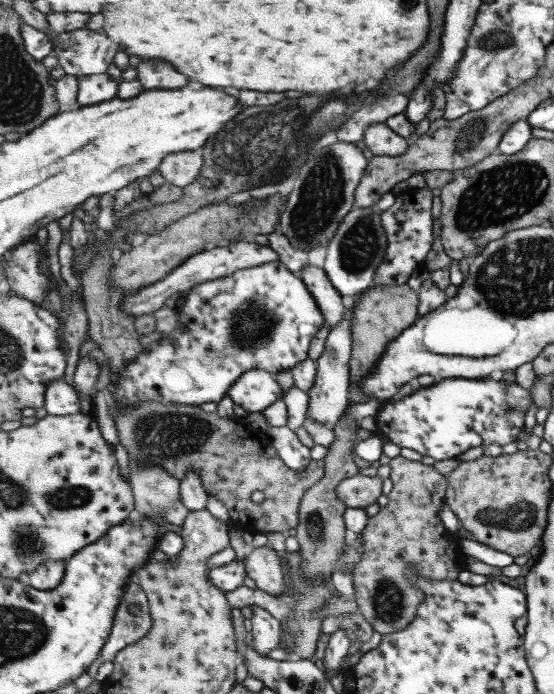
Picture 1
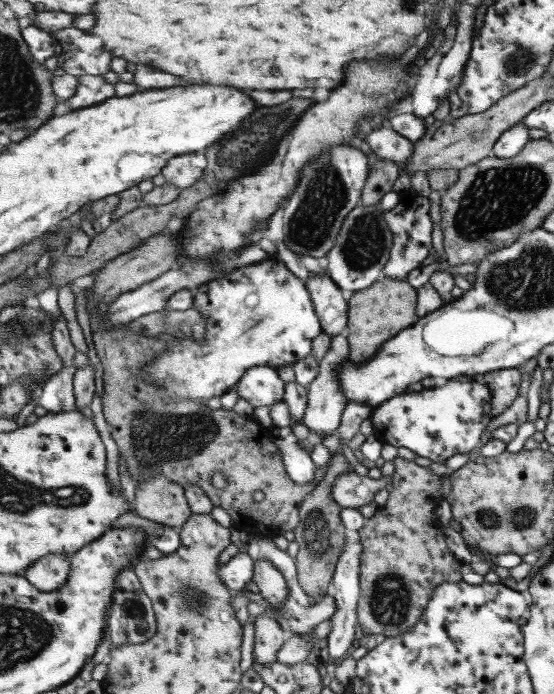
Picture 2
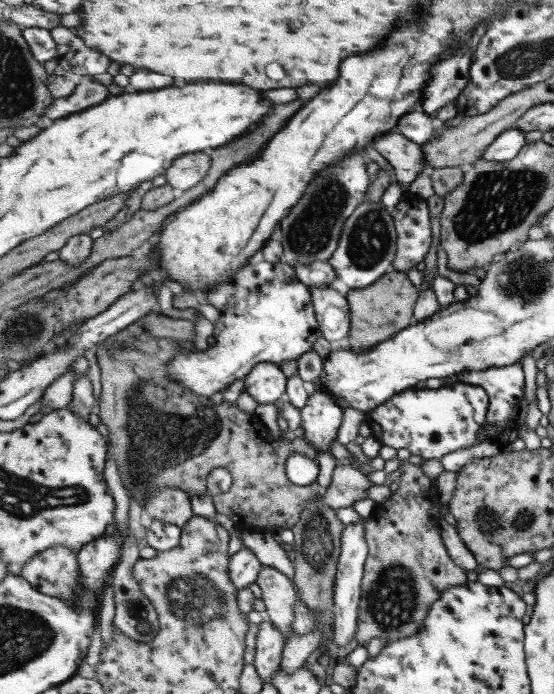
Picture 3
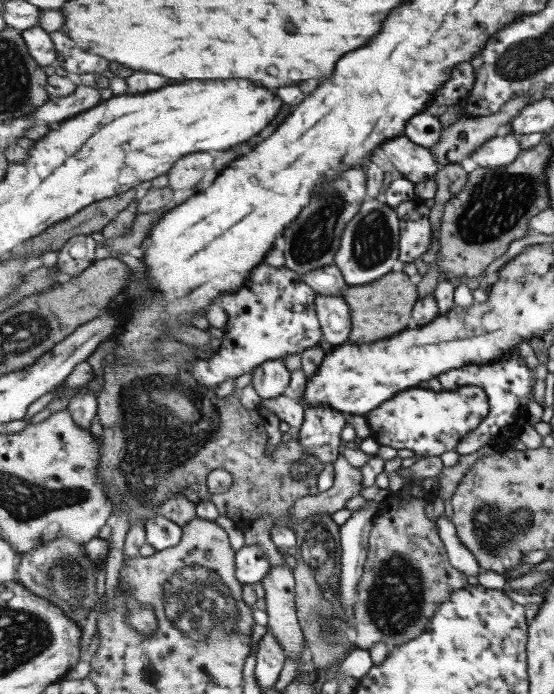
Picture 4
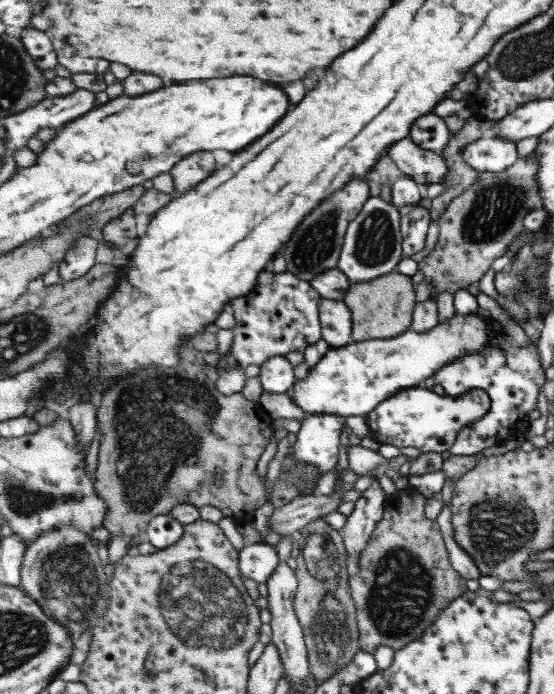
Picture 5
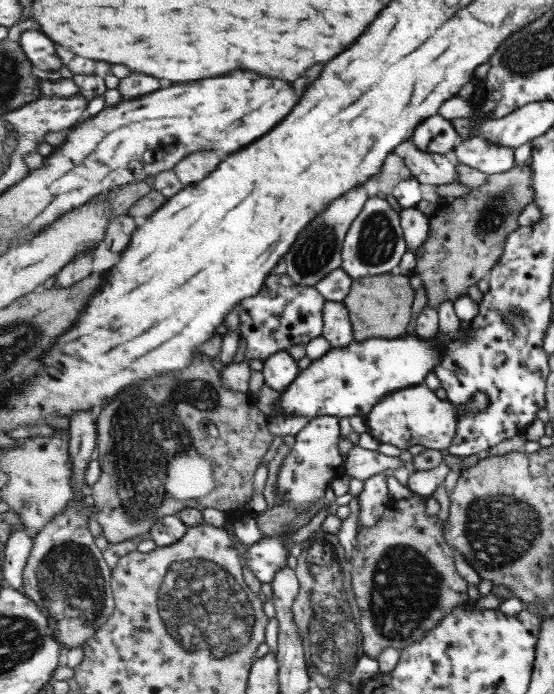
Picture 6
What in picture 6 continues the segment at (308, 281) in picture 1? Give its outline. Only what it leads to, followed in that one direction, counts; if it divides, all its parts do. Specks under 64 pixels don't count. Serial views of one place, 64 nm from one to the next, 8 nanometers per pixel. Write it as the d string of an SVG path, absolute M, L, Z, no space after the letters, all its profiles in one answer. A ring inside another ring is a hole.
M327 300L323 310L323 320L322 335L329 340L333 349L350 346L355 341L350 312L344 303Z

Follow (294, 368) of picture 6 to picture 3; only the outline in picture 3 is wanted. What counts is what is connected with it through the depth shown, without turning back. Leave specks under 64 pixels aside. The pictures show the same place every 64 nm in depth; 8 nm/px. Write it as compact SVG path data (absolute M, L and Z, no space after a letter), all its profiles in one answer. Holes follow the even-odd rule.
M259 363L244 380L244 390L258 403L273 404L285 397L288 375L281 364Z

